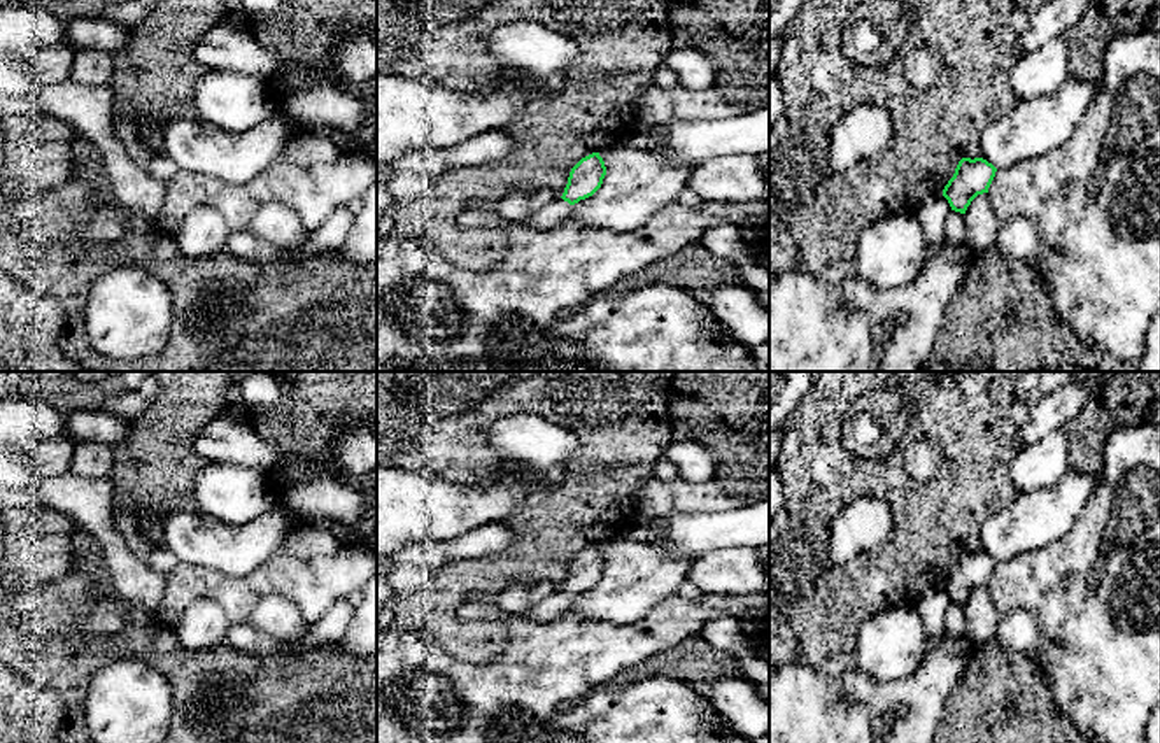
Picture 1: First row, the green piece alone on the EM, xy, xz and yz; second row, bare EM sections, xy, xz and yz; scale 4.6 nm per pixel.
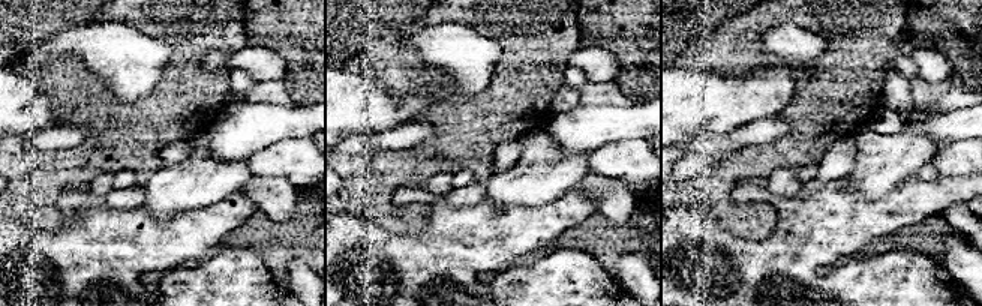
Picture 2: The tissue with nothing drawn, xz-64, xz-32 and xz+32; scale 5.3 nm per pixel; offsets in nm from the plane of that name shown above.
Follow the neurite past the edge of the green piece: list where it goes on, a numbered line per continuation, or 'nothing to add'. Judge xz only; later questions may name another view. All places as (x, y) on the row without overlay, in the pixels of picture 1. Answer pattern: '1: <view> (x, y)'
1: xz (549, 608)

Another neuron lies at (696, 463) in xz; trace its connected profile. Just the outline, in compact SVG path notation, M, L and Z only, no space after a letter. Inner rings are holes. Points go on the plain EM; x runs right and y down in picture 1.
M673 440L664 456L678 468L680 478L703 484L717 477L717 459L713 452L699 442Z

